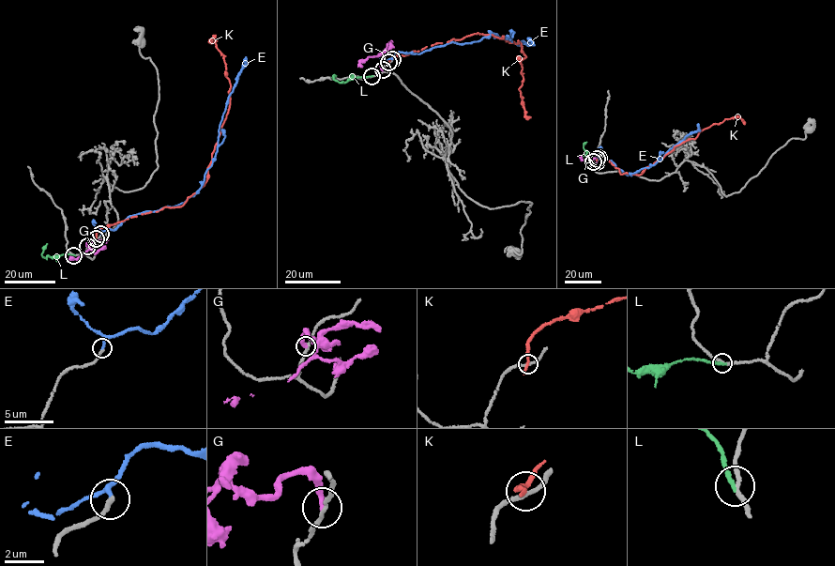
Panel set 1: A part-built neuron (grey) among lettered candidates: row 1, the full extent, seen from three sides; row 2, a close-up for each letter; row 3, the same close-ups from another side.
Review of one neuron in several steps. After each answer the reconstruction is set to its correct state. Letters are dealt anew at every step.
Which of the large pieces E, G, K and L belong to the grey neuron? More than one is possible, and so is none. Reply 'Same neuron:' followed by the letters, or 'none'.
Same neuron: E

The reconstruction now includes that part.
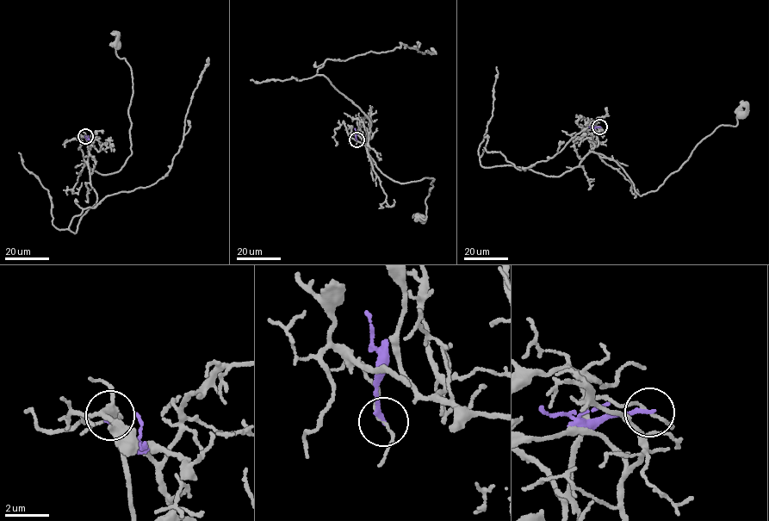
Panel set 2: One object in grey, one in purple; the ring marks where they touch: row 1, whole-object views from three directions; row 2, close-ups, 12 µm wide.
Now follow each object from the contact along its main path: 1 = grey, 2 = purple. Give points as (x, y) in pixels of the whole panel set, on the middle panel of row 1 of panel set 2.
1: (356, 139), (355, 134), (364, 142), (375, 166), (395, 182), (434, 179), (425, 201), (426, 219), (422, 219)
2: (356, 139), (354, 128)

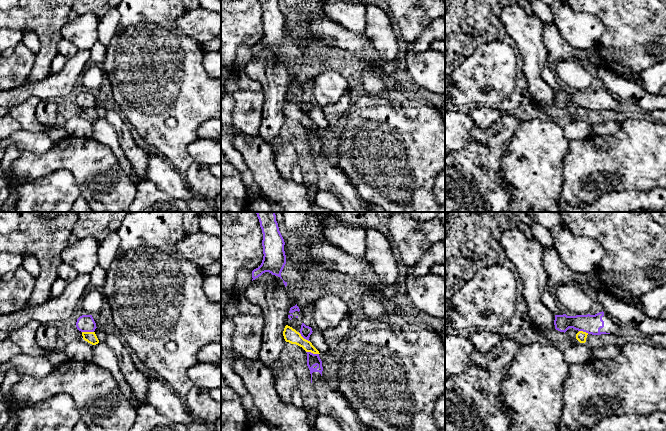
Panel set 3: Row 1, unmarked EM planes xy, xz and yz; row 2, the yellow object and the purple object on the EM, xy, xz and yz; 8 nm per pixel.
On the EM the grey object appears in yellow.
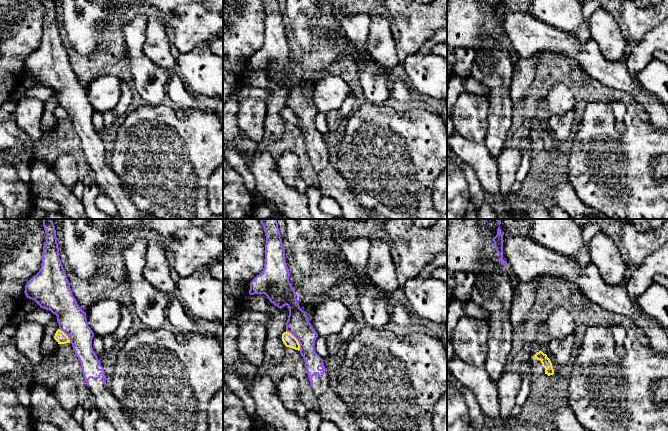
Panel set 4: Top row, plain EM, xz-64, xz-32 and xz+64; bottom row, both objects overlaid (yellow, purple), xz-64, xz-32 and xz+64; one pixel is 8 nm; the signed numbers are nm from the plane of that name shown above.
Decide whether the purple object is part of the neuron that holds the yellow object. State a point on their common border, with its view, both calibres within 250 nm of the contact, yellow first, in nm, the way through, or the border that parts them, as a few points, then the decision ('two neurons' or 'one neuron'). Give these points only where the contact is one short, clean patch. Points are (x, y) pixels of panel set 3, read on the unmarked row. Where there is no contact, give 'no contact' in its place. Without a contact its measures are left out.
meets yellow in xz at (312, 128); 110 nm thick on the yellow side, 100 nm on the other; border along xz (306, 127), (318, 130); two neurons

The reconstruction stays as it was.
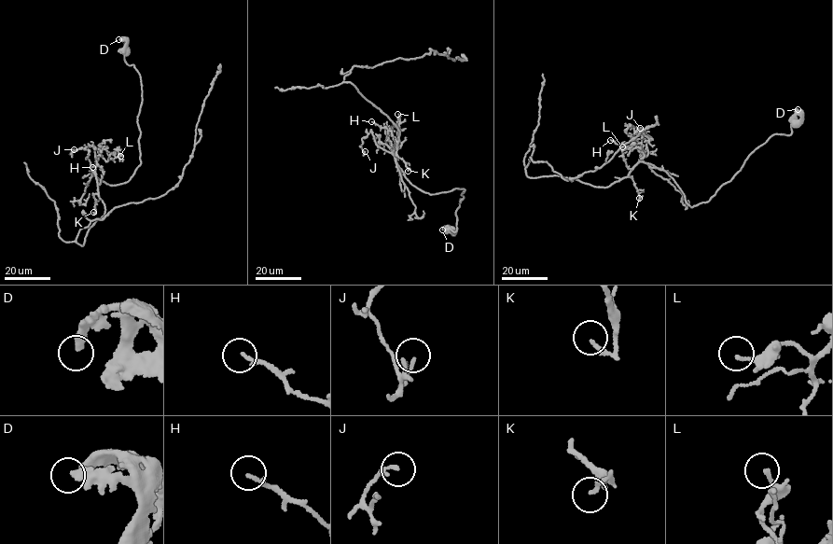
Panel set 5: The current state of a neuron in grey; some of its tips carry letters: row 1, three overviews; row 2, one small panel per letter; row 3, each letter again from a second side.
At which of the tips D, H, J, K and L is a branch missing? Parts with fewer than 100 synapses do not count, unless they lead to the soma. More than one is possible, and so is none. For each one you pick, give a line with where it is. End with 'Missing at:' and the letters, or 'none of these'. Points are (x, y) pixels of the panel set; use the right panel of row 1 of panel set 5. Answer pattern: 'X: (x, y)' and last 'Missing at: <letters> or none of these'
Missing at: none of these

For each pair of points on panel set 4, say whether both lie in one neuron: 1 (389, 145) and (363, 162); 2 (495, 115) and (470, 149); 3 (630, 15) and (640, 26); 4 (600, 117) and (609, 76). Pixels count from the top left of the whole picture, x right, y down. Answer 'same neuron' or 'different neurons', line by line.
1: same neuron
2: different neurons
3: same neuron
4: different neurons

